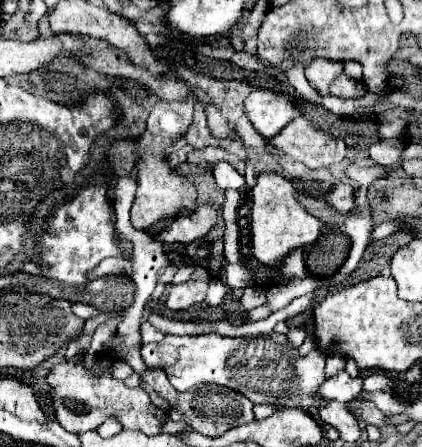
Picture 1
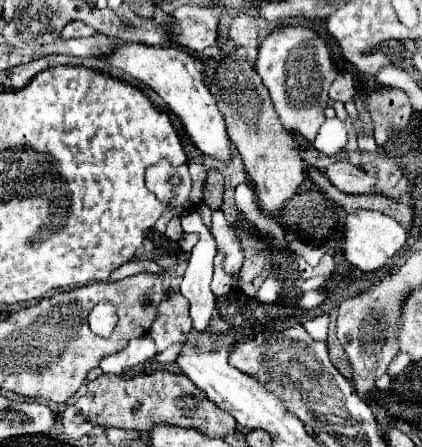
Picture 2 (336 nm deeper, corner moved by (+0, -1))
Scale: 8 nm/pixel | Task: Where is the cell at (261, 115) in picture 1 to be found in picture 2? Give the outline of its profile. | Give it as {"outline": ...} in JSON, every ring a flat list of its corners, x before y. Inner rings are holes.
{"outline":[[303,23,279,25,263,39,255,69,263,79,263,85,269,89,281,123,289,131,303,135,307,141,315,141,317,131,325,121,329,85,338,73,327,47,327,39]]}

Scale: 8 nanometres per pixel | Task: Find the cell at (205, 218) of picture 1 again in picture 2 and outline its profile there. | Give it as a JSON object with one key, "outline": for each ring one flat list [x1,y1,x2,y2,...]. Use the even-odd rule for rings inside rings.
{"outline":[[213,211,211,235,217,241,217,249,223,255,223,268,229,275,237,274,243,264,244,255,236,228,229,225,221,211]]}

